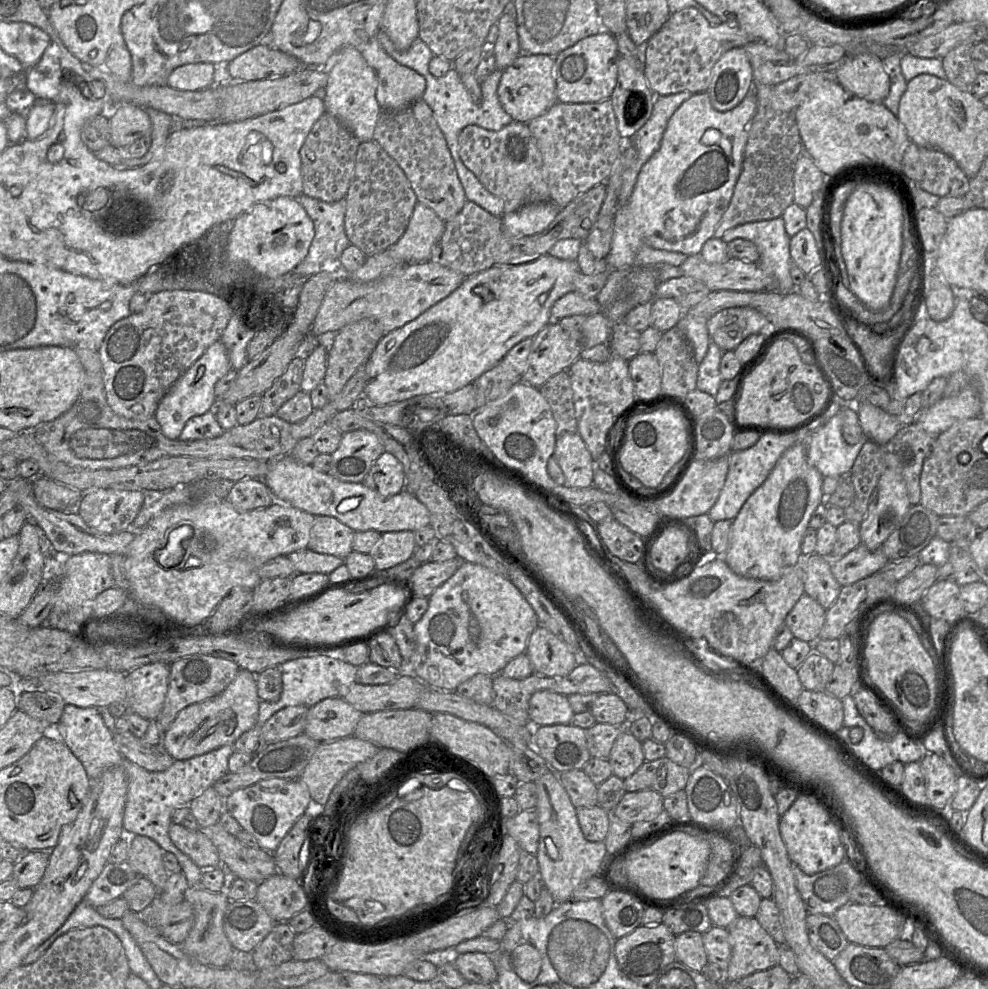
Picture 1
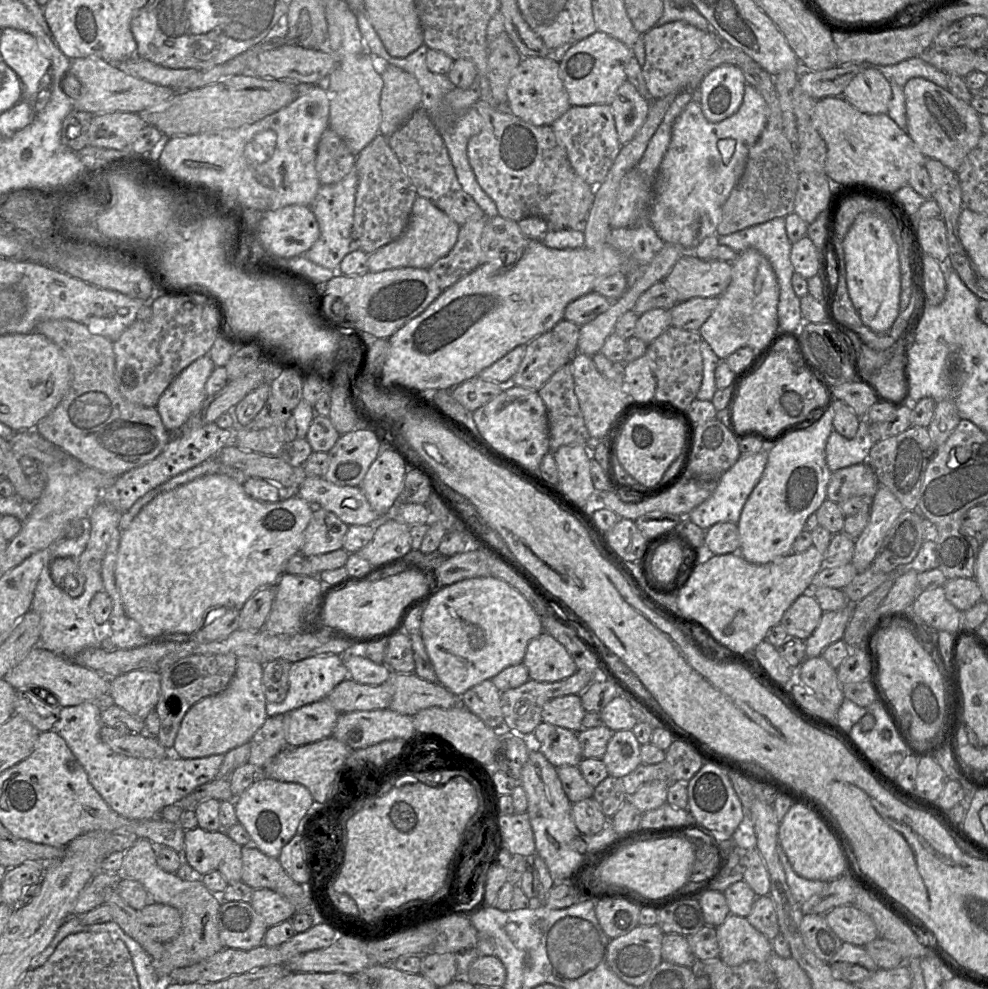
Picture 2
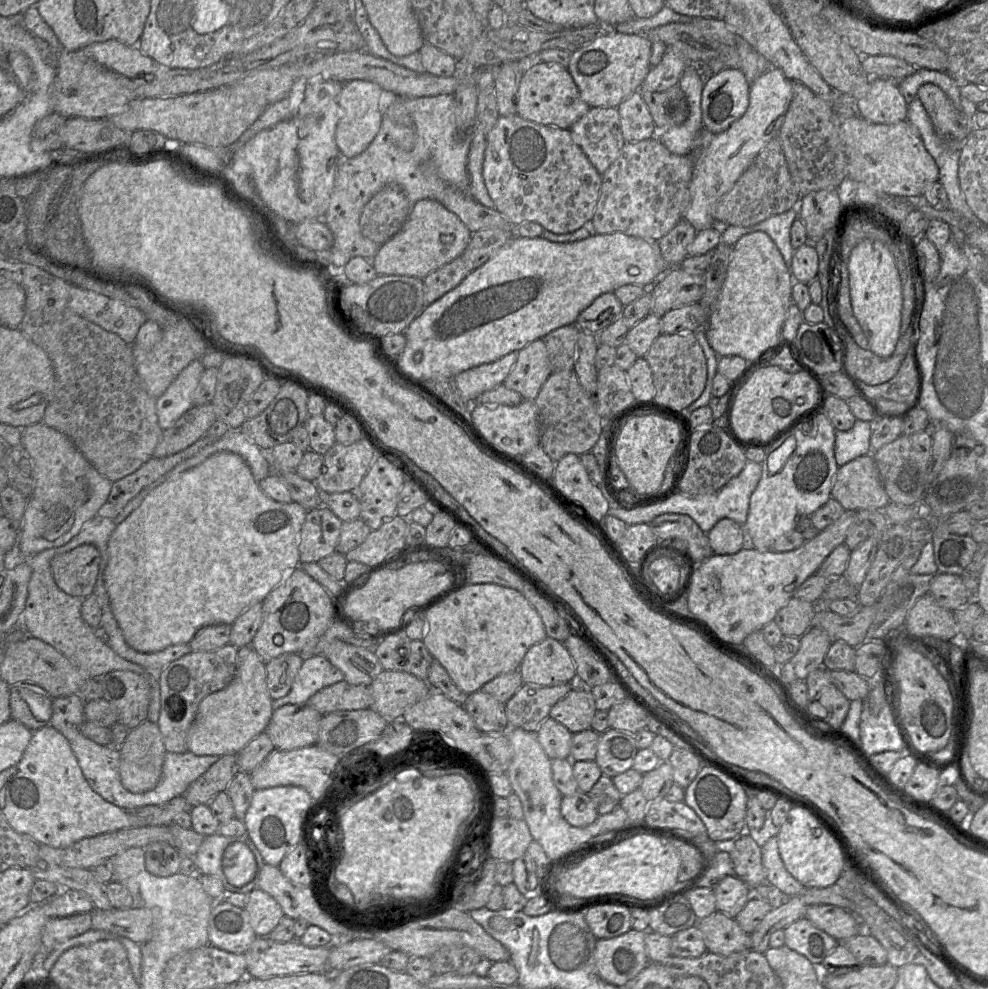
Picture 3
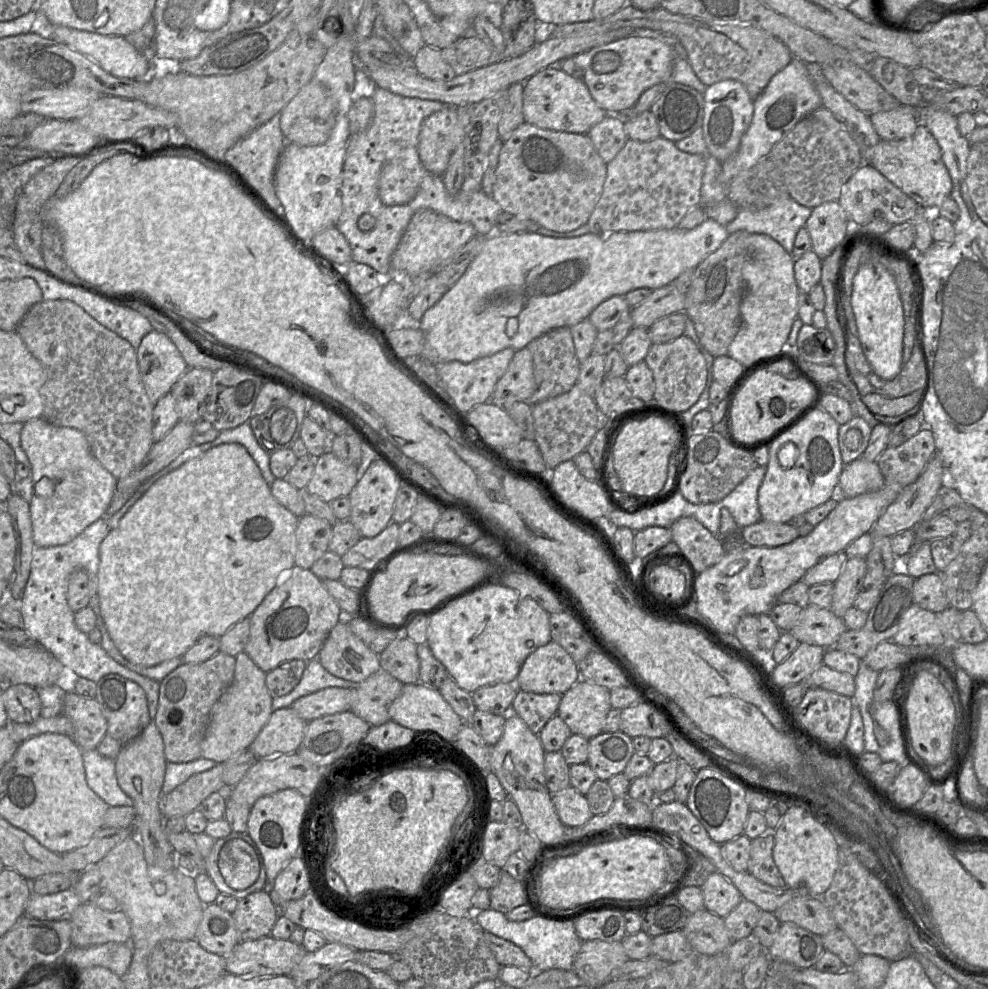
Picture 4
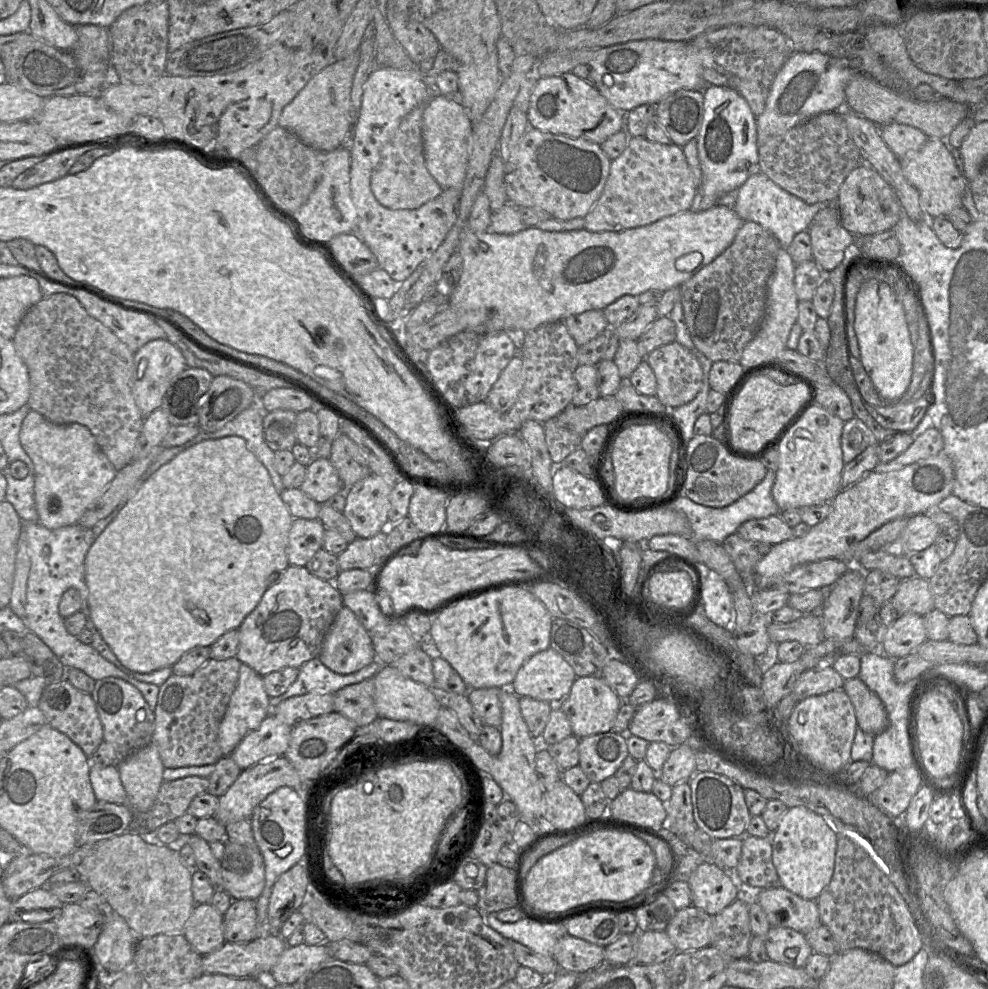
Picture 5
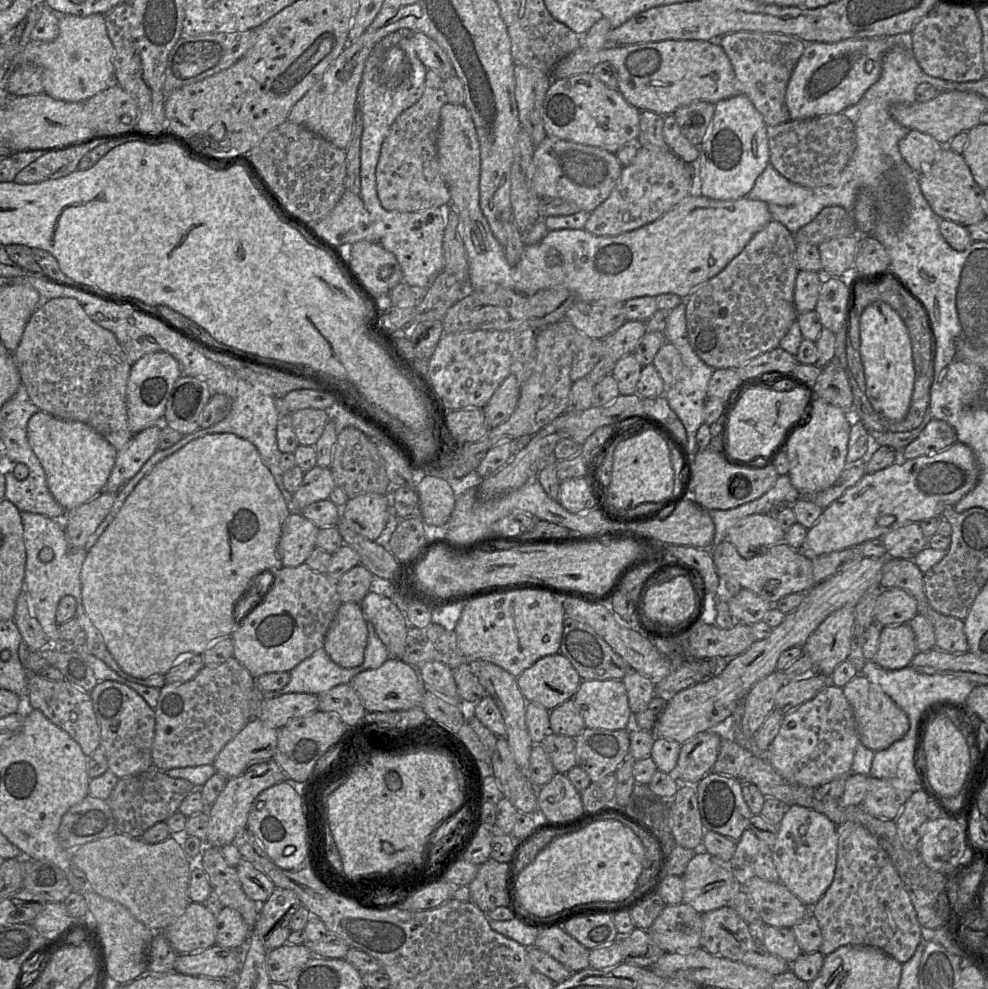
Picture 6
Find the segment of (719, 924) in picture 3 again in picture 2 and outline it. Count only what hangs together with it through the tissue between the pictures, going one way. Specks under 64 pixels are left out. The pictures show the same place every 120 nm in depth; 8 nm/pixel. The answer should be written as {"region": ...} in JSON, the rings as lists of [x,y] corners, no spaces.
{"region":[[[729,914],[724,922],[716,927],[719,945],[719,958],[728,966],[738,966],[747,961],[767,962],[773,954],[771,940],[754,928],[746,917]]]}

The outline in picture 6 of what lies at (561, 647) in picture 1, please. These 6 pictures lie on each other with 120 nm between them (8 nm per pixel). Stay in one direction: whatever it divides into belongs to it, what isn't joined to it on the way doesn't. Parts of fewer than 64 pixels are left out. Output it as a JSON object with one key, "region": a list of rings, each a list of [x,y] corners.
{"region":[[[561,653],[545,656],[517,677],[518,687],[527,702],[553,710],[572,699],[581,677]]]}

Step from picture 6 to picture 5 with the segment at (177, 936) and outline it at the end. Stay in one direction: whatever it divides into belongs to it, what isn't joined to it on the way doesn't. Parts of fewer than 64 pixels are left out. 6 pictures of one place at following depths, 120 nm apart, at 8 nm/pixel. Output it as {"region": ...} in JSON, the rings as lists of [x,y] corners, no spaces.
{"region":[[[211,903],[196,904],[185,923],[183,934],[199,954],[211,953],[226,942],[223,914]]]}

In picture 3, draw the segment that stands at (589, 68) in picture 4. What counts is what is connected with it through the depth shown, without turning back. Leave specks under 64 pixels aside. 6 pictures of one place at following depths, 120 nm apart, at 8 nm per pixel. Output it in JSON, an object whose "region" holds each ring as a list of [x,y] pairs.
{"region":[[[608,33],[571,53],[568,72],[590,108],[617,108],[641,88],[651,66],[652,42],[646,35]]]}

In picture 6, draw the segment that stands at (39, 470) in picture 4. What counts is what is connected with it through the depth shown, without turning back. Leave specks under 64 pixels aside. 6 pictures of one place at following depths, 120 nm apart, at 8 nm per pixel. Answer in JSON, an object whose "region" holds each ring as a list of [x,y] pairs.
{"region":[[[38,411],[28,421],[27,439],[45,471],[51,494],[66,511],[90,501],[104,490],[118,451],[89,425]]]}

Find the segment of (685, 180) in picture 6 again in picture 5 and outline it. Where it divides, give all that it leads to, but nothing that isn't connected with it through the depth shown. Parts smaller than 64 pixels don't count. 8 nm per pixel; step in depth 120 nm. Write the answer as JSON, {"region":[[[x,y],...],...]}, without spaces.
{"region":[[[630,137],[624,152],[611,162],[604,190],[586,215],[585,227],[591,232],[606,232],[646,226],[689,210],[695,194],[694,176],[680,146]]]}

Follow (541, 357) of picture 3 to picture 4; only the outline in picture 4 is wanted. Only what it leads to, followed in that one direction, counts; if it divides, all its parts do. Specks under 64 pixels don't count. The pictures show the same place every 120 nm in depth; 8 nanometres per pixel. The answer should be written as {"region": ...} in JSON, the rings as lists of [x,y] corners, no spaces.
{"region":[[[517,350],[507,371],[499,379],[490,402],[505,409],[516,401],[528,401],[534,391],[533,362],[530,350]]]}

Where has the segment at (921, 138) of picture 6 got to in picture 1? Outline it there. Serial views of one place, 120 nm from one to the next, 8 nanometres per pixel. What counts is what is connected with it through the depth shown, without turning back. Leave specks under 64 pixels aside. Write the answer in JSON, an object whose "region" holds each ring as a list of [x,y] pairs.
{"region":[[[873,54],[848,55],[836,69],[835,78],[845,90],[870,102],[882,103],[890,89],[890,79],[882,60]]]}

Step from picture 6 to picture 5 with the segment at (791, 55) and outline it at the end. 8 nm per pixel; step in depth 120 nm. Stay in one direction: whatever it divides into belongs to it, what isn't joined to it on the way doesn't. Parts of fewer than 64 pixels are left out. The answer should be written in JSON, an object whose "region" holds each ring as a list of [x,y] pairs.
{"region":[[[727,26],[706,31],[689,42],[701,59],[705,84],[737,91],[746,99],[756,118],[765,110],[777,73],[794,53],[789,40],[770,27]]]}

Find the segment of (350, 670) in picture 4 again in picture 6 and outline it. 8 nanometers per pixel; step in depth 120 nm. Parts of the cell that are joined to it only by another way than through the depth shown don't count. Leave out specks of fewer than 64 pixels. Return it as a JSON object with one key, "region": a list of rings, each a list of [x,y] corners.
{"region":[[[341,603],[324,638],[323,648],[328,656],[342,668],[360,666],[367,640],[367,621],[360,603]]]}

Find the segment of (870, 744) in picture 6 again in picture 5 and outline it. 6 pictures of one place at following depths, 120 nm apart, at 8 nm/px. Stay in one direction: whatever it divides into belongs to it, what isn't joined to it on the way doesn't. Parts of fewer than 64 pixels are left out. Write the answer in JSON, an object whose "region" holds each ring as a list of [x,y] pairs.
{"region":[[[857,677],[846,680],[843,690],[853,704],[857,726],[875,737],[889,724],[885,706],[878,695]]]}

